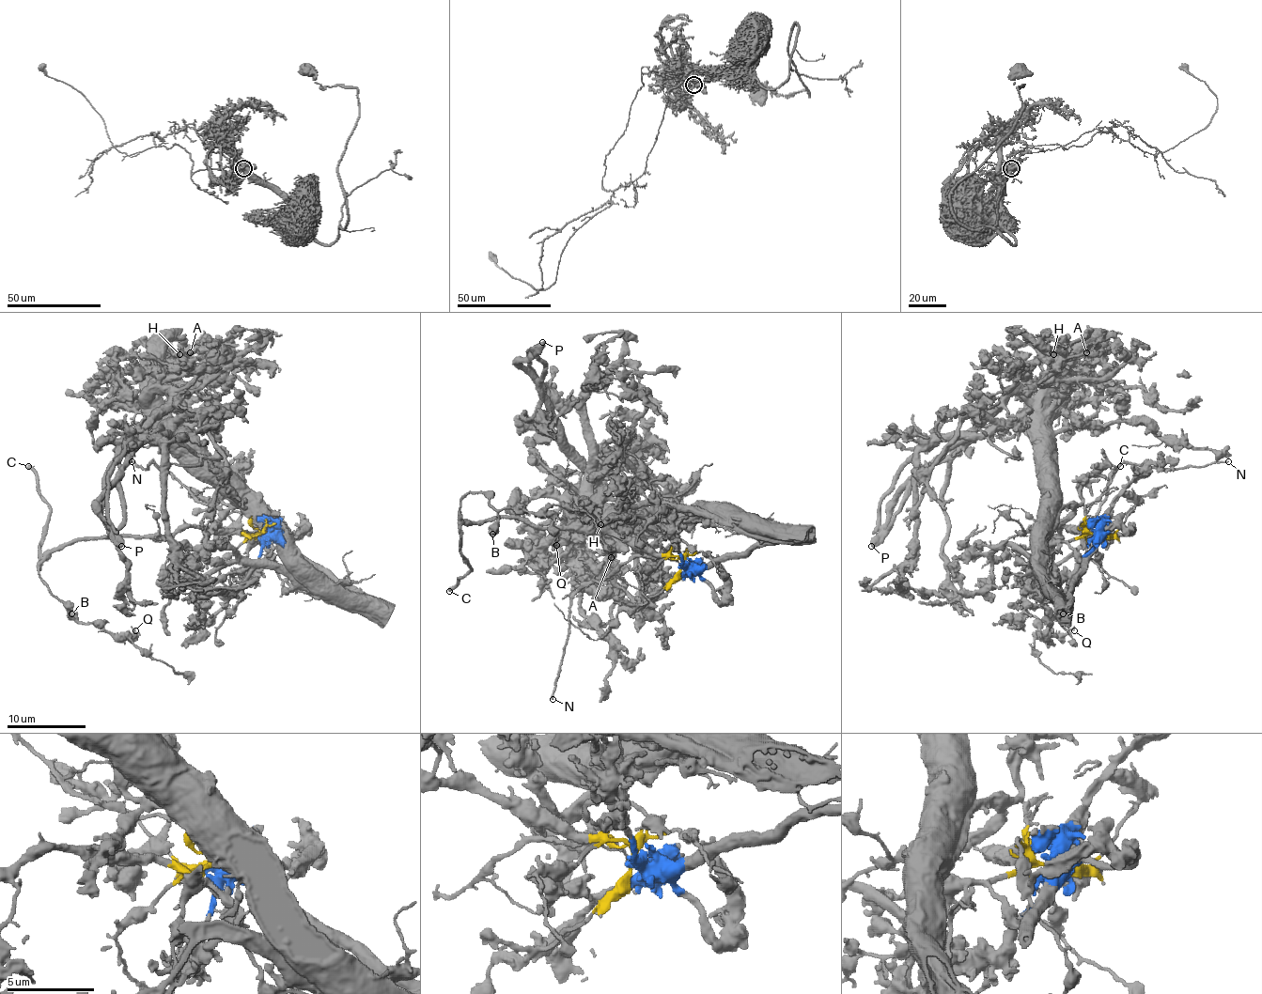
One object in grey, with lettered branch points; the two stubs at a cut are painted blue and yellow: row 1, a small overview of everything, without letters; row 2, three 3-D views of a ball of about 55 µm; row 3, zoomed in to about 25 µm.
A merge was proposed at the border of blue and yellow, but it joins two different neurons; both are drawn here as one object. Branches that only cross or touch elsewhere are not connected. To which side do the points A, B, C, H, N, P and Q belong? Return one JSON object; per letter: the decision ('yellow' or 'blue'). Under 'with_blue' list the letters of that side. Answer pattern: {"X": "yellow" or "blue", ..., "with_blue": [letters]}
{"A": "blue", "B": "yellow", "C": "yellow", "H": "blue", "N": "yellow", "P": "blue", "Q": "yellow", "with_blue": ["A", "H", "P"]}

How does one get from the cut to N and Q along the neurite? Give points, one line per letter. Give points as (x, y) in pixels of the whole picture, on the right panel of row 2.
N: (1097, 535), (1087, 530), (1085, 508), (1109, 485), (1113, 473), (1122, 463), (1170, 470), (1228, 461)
Q: (1097, 535), (1064, 526), (1048, 538), (1051, 558), (1022, 587), (1022, 601), (1044, 634), (1073, 630)

